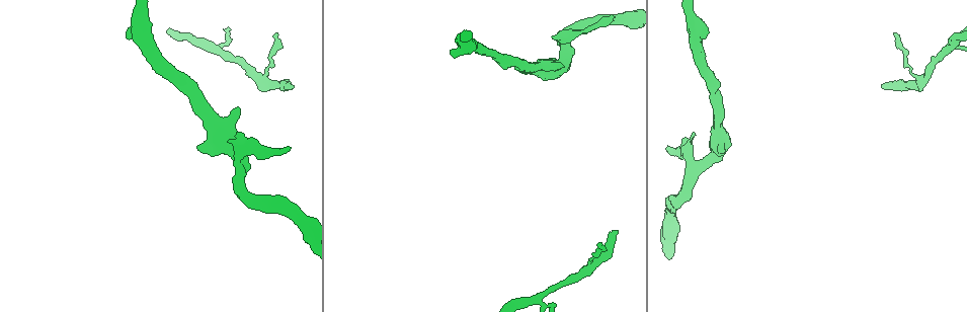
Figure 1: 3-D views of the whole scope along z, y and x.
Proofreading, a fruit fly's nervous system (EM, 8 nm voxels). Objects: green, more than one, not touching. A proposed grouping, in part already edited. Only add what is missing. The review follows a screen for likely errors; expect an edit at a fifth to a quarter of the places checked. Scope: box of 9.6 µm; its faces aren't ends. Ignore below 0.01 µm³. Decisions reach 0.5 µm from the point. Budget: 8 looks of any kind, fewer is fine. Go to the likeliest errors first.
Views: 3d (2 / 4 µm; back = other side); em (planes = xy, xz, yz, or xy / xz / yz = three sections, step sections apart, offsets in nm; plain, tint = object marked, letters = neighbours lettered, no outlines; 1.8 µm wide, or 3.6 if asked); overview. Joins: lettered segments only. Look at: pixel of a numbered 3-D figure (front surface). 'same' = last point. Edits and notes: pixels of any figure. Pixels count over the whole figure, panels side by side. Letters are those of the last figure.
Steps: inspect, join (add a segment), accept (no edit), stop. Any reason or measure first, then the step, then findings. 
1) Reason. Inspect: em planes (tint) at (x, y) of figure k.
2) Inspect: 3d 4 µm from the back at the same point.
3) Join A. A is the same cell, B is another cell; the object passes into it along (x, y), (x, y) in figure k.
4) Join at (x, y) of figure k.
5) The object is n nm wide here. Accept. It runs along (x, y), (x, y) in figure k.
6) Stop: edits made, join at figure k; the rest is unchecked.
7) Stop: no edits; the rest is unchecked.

Branch stops here. Inspect: em planes (plain) at (291, 84) of figure 1.

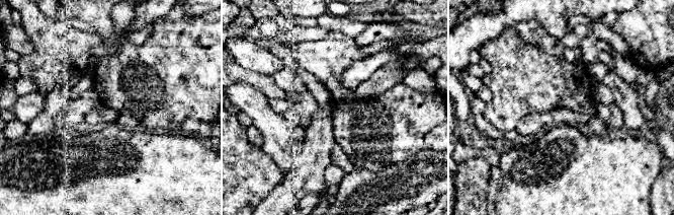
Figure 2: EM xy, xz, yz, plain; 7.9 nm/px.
Inspect: em planes (letters) at the same point.

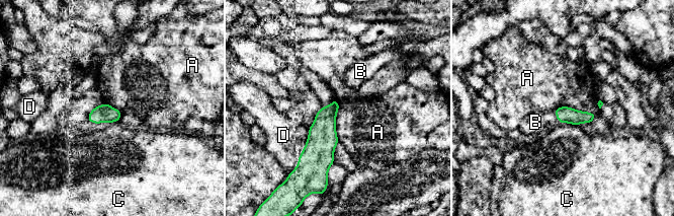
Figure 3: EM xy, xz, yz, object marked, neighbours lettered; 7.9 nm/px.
Join B. B is the same cell, A, C and D are other cells; the object passes into it along (564, 114), (556, 116), (535, 122) in figure 3; the neuron continues.

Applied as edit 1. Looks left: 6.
Thin end. Inspect: 3d 2 µm at (666, 150) of figure 1.

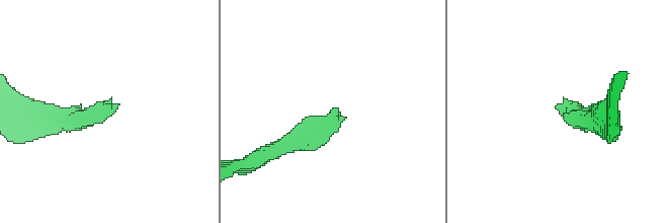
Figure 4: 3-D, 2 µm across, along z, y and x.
Inspect: em planes (letters) at (337, 109) of figure 4.

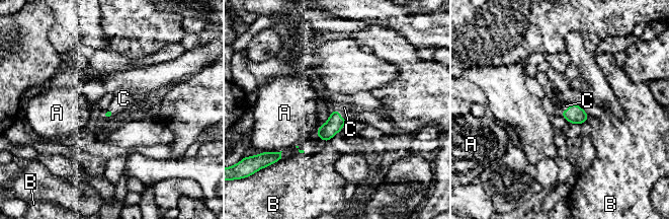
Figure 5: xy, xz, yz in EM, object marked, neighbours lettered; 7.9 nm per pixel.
Join C. C is the same cell, A and B are other cells; the object passes into it along (575, 115), (567, 110), (566, 105) in figure 5; it goes on there.

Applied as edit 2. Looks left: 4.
Free end. Inspect: em planes (letters) at (553, 39) of figure 1.

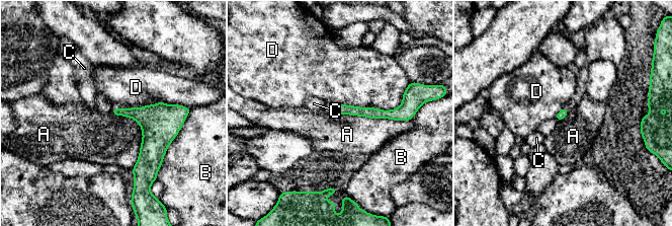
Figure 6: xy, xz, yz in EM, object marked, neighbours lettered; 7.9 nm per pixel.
The longest contact is with A, 600 nm. Accept. A, B, C and D are other cells; it runs along (337, 107), (375, 114), (401, 108) in figure 6; no lettered segment goes on from it.

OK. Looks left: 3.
Stop: edits made, join at figure 3, join at figure 5; the rest is unchecked.

